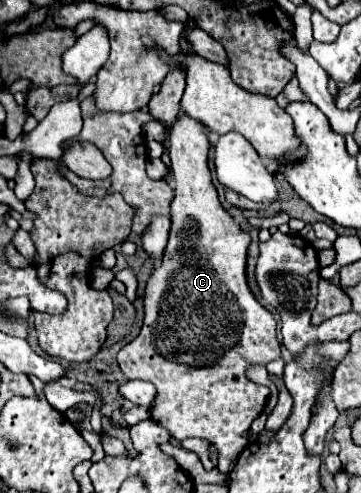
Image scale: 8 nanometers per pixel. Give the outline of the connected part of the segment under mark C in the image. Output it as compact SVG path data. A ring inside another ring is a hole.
M183 113L169 129L169 155L175 181L175 197L171 201L171 231L169 245L161 257L159 267L153 269L147 291L145 291L145 323L141 333L125 345L117 363L127 379L149 381L157 387L157 399L151 409L151 419L165 427L171 437L187 439L199 437L207 439L219 451L219 471L229 473L241 451L247 447L247 431L263 413L265 401L269 397L269 387L253 383L245 371L249 365L267 365L281 357L281 347L275 335L273 315L253 297L245 279L245 261L249 235L233 221L227 209L221 205L217 187L211 179L209 169L209 149L211 141L205 125L201 121ZM203 313L211 319L211 327L199 325L197 315Z

